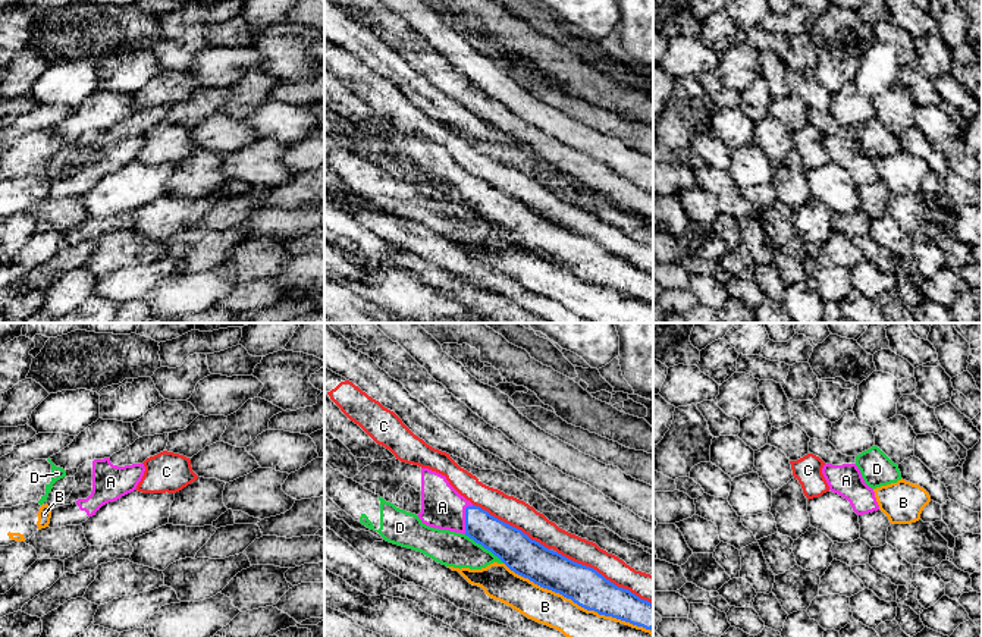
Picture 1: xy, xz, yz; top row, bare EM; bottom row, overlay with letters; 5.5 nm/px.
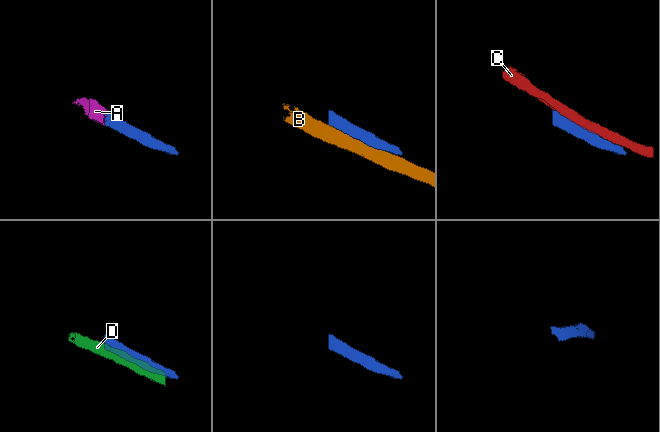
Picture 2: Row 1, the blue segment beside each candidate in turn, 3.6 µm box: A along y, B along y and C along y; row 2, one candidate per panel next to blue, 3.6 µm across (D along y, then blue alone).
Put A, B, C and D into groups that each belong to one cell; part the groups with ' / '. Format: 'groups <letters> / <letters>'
groups A / B / C / D

